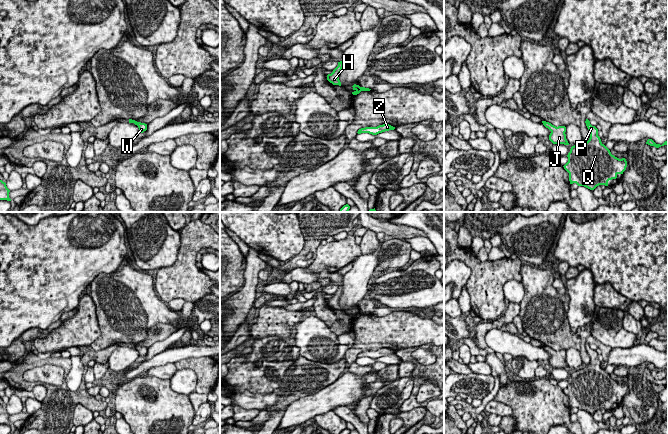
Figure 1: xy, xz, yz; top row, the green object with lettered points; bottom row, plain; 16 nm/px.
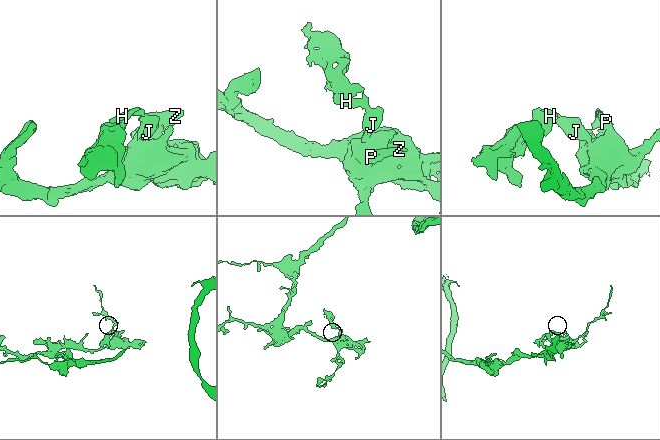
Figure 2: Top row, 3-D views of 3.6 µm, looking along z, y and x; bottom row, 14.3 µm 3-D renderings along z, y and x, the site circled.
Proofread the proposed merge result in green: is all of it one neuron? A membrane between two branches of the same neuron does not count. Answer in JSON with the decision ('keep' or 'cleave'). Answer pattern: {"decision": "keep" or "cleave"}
{"decision": "cleave"}

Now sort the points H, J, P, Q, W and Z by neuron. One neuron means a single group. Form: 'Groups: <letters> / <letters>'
Groups: H / J P Q W Z

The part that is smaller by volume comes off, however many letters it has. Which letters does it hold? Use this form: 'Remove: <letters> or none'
Remove: H

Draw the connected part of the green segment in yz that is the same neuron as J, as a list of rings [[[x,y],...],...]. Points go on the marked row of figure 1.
[[[544,121],[543,125],[548,128],[551,133],[549,135],[549,140],[553,144],[564,144],[564,145],[569,145],[567,139],[566,139],[566,127],[565,126],[554,126],[549,122]]]

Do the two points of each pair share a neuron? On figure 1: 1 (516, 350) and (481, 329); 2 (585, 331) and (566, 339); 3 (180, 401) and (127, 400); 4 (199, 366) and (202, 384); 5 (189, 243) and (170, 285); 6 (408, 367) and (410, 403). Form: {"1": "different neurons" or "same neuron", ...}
{"1": "different neurons", "2": "same neuron", "3": "same neuron", "4": "same neuron", "5": "same neuron", "6": "different neurons"}

